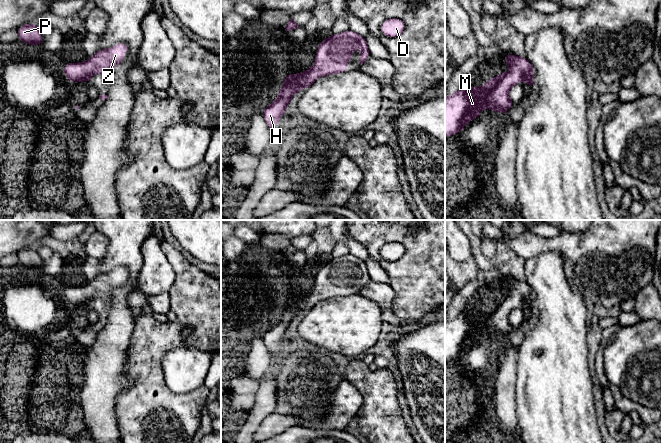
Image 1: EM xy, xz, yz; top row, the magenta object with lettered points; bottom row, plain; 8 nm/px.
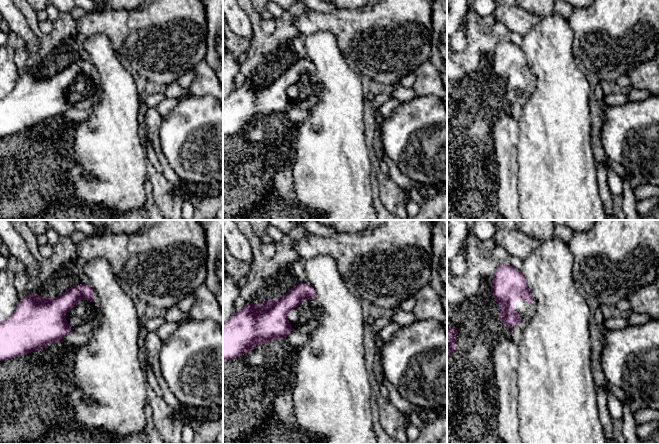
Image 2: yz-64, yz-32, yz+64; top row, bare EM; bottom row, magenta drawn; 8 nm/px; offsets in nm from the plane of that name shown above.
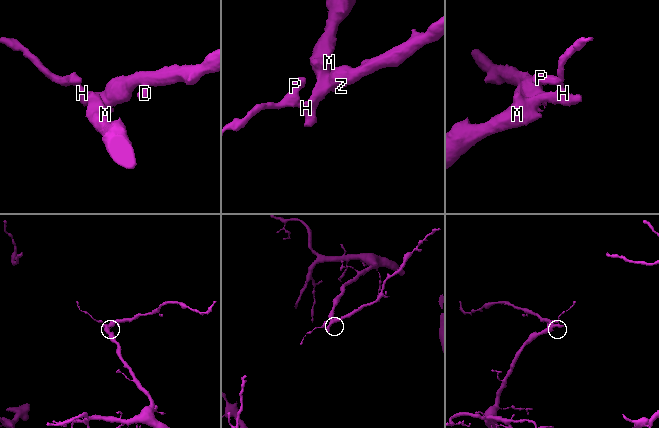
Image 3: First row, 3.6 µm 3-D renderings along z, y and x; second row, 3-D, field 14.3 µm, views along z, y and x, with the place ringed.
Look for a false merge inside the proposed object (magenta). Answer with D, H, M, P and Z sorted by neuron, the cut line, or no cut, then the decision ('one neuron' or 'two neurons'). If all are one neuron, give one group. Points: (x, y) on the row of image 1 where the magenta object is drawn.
D H M P Z; no cut; one neuron

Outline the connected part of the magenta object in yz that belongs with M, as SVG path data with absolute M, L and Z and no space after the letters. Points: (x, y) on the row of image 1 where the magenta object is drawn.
M507 54L502 59L511 68L509 72L487 80L481 87L468 89L462 87L445 99L445 137L461 132L464 128L463 124L467 125L480 116L483 108L504 115L514 104L509 97L509 90L520 83L523 74L524 83L532 87L532 75L535 74L535 69L526 57Z

